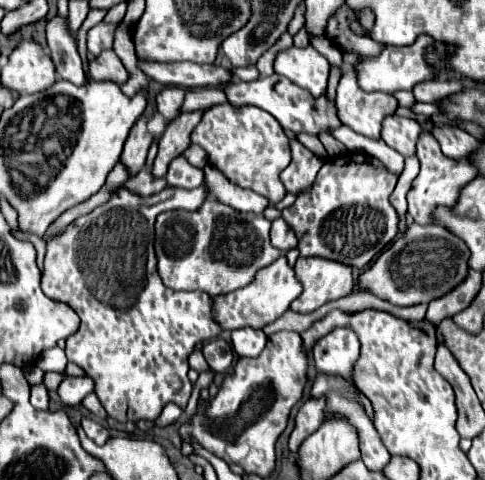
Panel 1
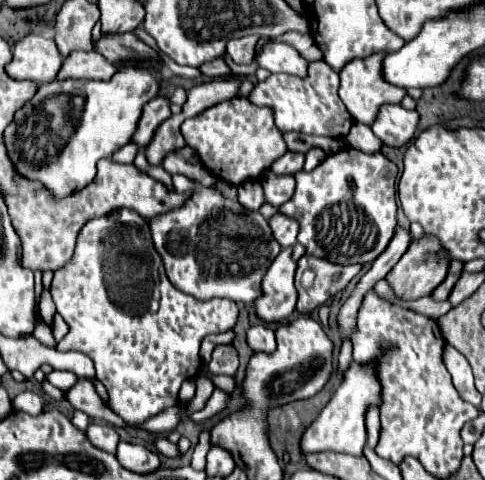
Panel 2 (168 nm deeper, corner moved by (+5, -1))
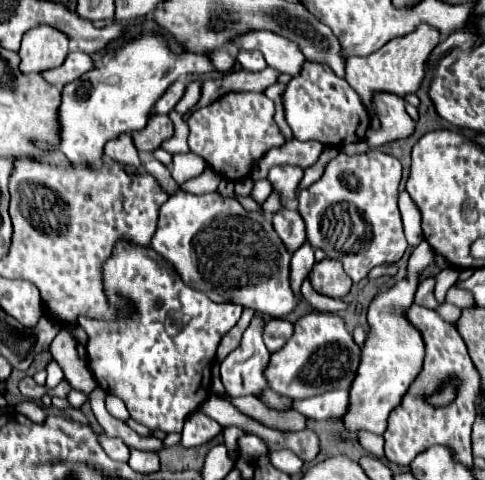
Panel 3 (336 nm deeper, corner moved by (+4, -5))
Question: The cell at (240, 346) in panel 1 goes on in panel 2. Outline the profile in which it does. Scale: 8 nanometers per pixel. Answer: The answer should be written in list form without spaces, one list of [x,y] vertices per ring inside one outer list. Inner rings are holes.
[[[254,325],[254,327],[250,327],[246,337],[248,337],[248,345],[254,351],[272,353],[276,349],[276,335],[274,335],[274,329],[268,327],[268,325]]]

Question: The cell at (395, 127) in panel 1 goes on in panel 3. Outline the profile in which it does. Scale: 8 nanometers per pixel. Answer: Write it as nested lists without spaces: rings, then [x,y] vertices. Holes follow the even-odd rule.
[[[377,93],[373,97],[373,111],[381,121],[381,127],[367,133],[369,147],[381,147],[397,139],[407,139],[415,131],[415,121],[407,115],[403,99],[389,93]]]

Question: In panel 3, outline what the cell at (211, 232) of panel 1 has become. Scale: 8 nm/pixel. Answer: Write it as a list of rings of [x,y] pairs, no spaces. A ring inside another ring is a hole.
[[[179,191],[177,195],[169,197],[159,211],[159,223],[151,239],[151,247],[169,263],[173,263],[185,285],[201,289],[215,303],[231,301],[269,317],[283,317],[299,305],[299,299],[291,293],[289,287],[291,255],[277,237],[271,221],[261,211],[247,211],[235,199],[229,199],[219,191],[207,195],[191,195]]]

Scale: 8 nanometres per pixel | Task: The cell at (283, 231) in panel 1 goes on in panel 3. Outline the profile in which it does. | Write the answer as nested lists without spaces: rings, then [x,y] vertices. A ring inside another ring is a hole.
[[[279,209],[273,215],[273,227],[275,227],[277,235],[281,237],[281,241],[285,243],[289,253],[299,249],[307,239],[305,237],[305,223],[303,223],[303,219],[301,219],[301,215],[297,211]]]

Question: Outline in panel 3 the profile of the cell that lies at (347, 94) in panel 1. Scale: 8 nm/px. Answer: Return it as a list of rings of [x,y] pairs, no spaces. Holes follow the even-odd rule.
[[[421,23],[415,31],[411,31],[405,37],[389,41],[385,47],[379,51],[367,55],[367,57],[349,57],[347,67],[345,67],[345,81],[357,91],[361,103],[365,103],[365,109],[369,111],[371,117],[373,109],[369,107],[369,99],[373,99],[375,91],[389,91],[393,95],[409,95],[415,93],[423,81],[425,75],[425,59],[429,59],[431,49],[441,41],[441,35],[435,27],[429,27],[427,23]]]

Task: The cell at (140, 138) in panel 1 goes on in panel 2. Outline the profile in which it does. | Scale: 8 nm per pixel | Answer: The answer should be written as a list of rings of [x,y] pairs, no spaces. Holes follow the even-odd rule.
[[[166,95],[154,97],[150,103],[144,105],[144,111],[142,111],[142,117],[140,117],[140,123],[132,141],[144,147],[152,139],[156,127],[168,117],[170,117],[170,99]]]

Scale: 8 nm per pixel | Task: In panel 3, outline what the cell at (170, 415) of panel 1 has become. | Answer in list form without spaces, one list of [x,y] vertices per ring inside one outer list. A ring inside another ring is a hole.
[[[59,331],[59,335],[53,339],[51,355],[59,363],[59,367],[63,369],[65,379],[71,385],[71,389],[89,395],[97,387],[93,373],[89,371],[87,361],[77,355],[75,339],[67,331]]]

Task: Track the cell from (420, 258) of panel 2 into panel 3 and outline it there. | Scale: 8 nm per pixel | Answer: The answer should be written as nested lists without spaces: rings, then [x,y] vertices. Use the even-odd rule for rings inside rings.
[[[423,277],[417,285],[417,295],[415,295],[415,303],[433,309],[437,305],[435,297],[433,297],[433,287],[435,287],[435,277]]]

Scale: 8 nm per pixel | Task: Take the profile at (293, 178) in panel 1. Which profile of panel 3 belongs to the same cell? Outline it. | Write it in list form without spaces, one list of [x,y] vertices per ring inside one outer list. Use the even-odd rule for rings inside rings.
[[[289,141],[283,147],[271,149],[253,169],[253,179],[263,179],[267,175],[267,171],[275,165],[295,165],[295,167],[303,167],[307,169],[309,165],[313,165],[317,161],[317,157],[321,155],[323,145],[321,143],[313,143],[313,141]]]

